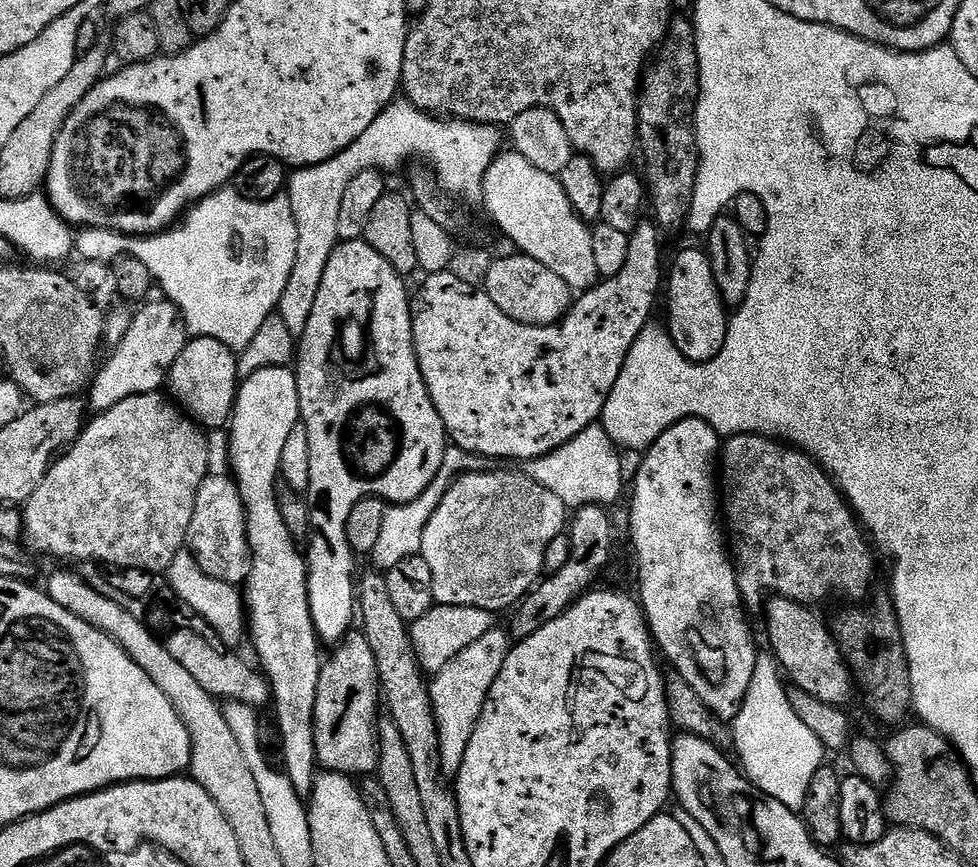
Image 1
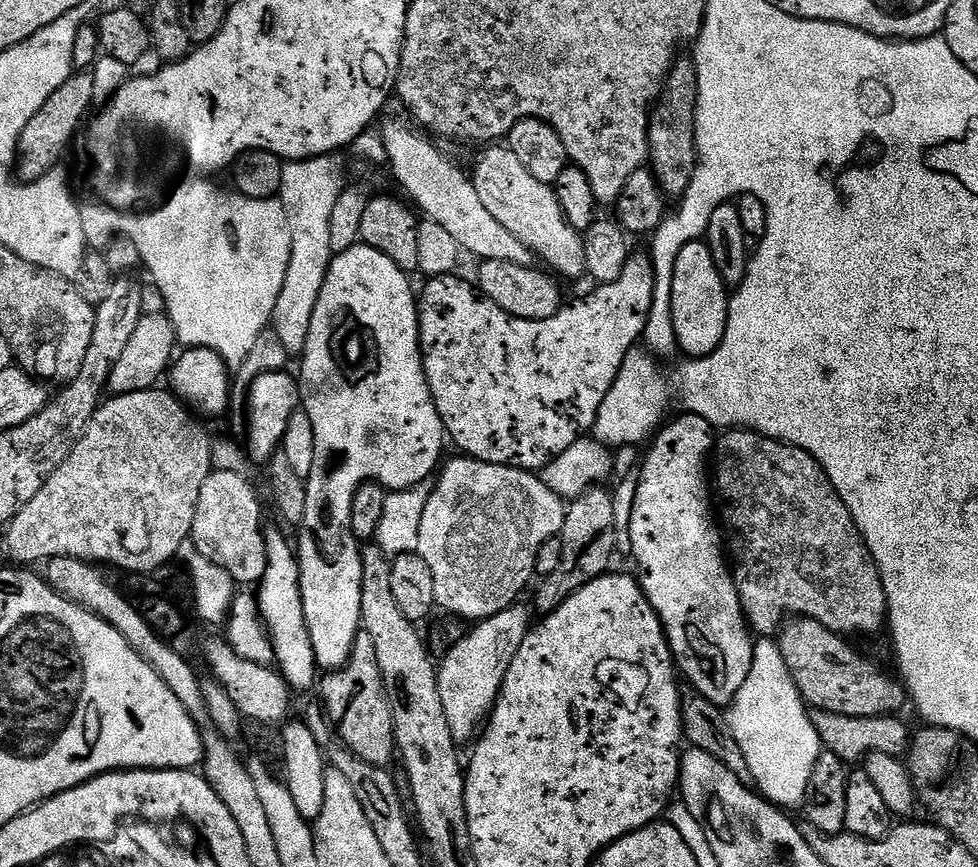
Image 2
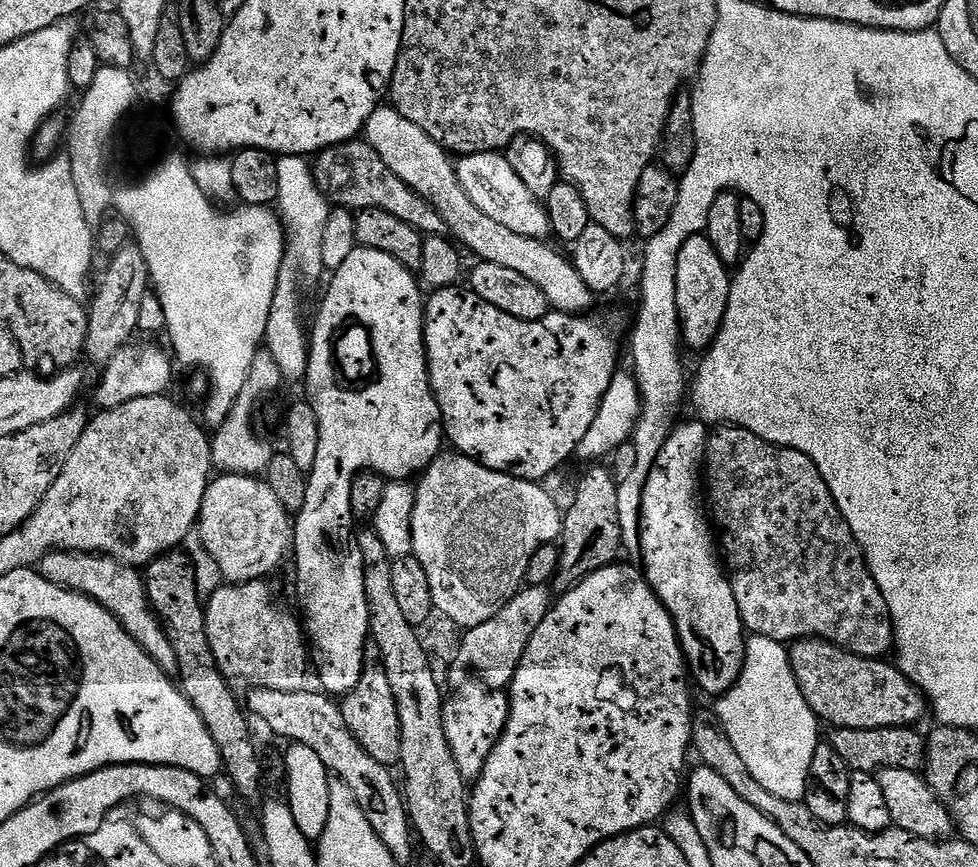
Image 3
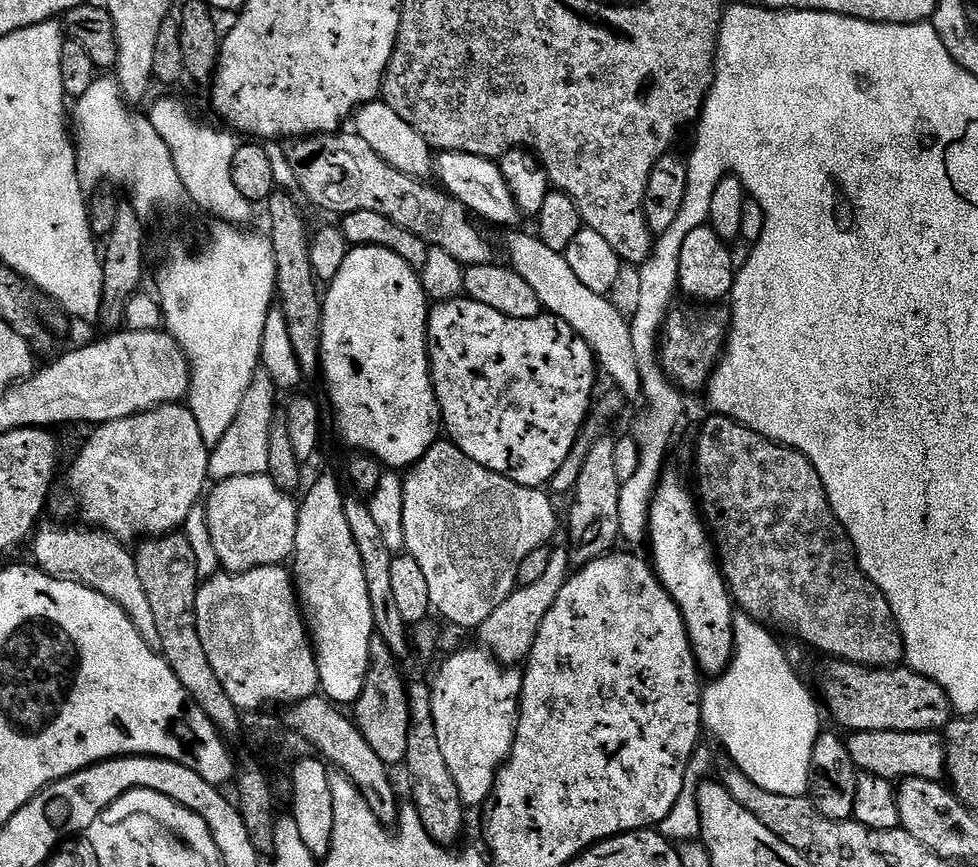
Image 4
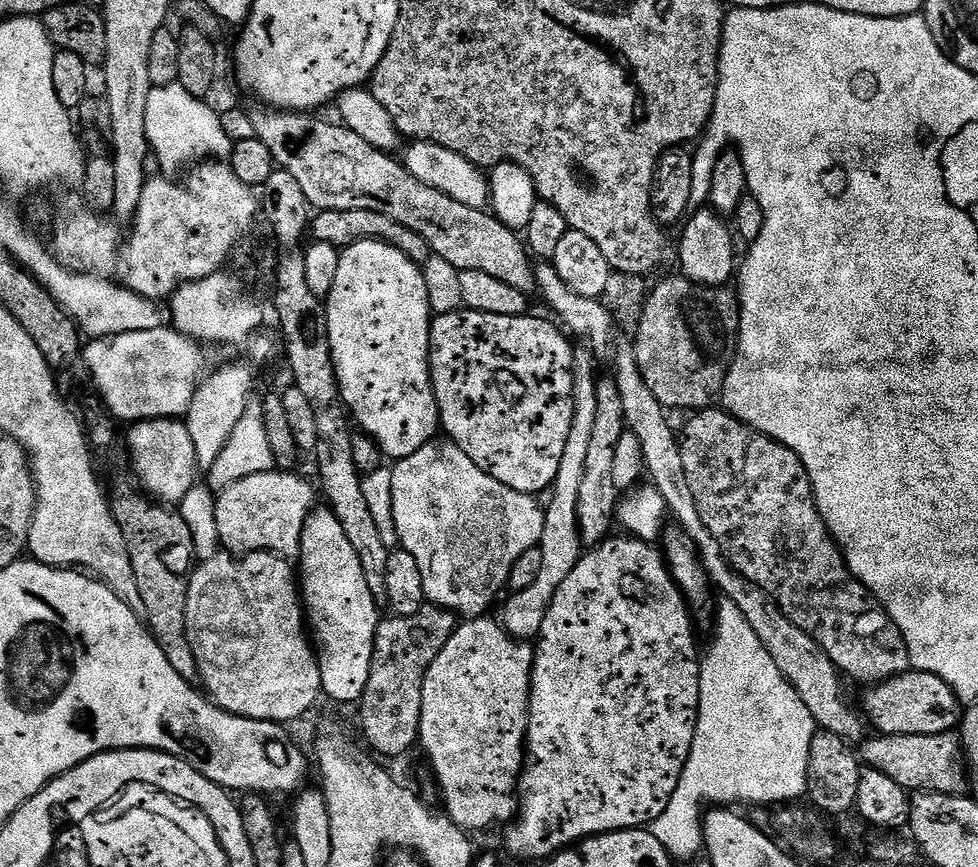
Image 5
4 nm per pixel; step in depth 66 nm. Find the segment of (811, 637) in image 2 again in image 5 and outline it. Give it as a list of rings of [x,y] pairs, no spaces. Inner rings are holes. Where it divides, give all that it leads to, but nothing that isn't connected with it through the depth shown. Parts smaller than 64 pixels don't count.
[[[909,670],[901,676],[883,680],[881,684],[869,687],[864,696],[862,711],[872,724],[875,731],[882,736],[897,736],[898,734],[942,734],[959,729],[962,719],[962,702],[954,694],[954,690],[942,678],[929,672]]]

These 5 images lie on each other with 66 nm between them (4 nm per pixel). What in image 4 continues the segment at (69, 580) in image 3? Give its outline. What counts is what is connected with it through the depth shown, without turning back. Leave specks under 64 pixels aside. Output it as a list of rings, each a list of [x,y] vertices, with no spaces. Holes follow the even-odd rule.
[[[52,524],[44,529],[41,527],[31,541],[32,556],[36,559],[33,561],[42,571],[54,578],[77,580],[80,584],[106,594],[110,602],[118,602],[118,606],[126,610],[130,622],[134,622],[138,634],[142,634],[142,638],[150,647],[159,649],[158,625],[154,619],[150,601],[146,599],[146,589],[138,578],[135,555],[131,551],[127,552],[124,549],[127,547],[108,533],[91,526],[79,527],[63,528],[60,524]]]

